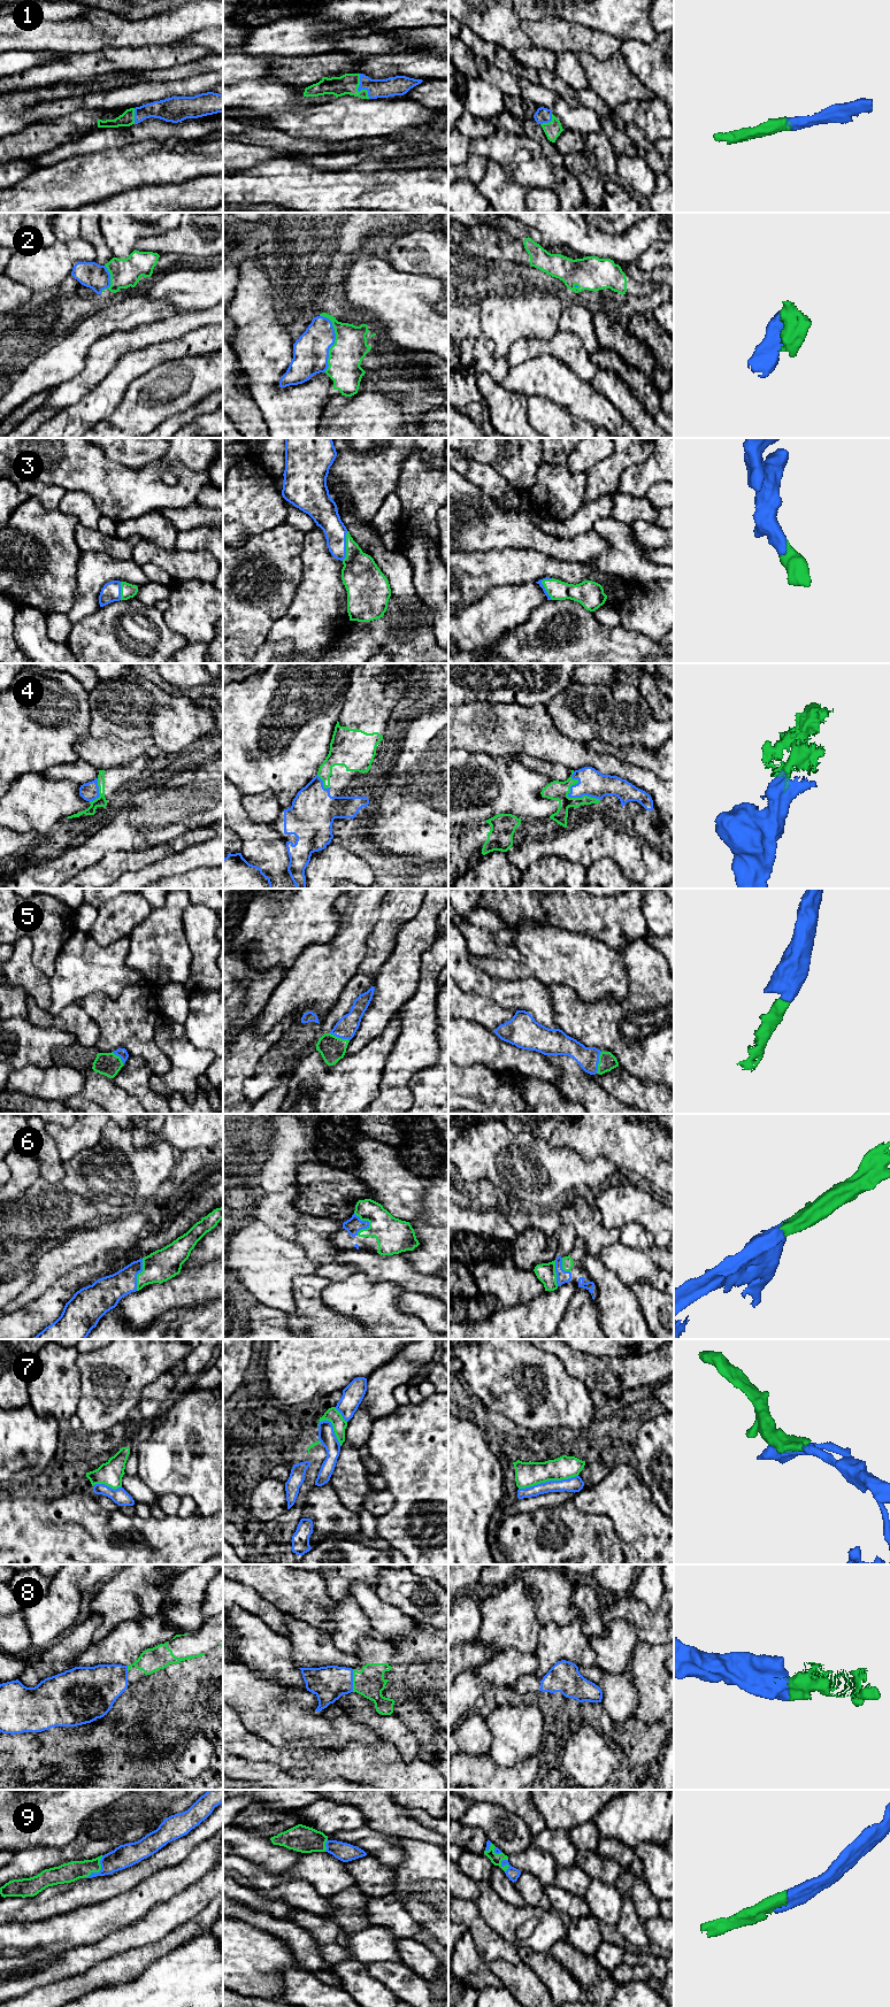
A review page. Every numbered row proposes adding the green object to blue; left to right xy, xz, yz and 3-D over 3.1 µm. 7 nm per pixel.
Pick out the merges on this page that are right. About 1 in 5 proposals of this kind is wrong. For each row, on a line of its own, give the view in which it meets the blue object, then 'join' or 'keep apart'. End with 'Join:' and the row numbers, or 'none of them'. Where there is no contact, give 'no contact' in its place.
1: xz | join
2: xz | join
3: xz | join
4: yz | join
5: yz | join
6: xz | join
7: yz | join
8: xz | join
9: xy | join
Join: 1, 2, 3, 4, 5, 6, 7, 8, 9

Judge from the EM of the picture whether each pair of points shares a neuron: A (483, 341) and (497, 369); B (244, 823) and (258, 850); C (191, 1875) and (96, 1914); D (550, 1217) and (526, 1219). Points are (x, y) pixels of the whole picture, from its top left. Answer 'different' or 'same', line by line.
A: same
B: same
C: same
D: same

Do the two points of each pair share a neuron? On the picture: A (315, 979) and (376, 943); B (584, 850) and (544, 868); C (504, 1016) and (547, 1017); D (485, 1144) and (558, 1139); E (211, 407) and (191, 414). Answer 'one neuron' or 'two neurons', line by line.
A: two neurons
B: two neurons
C: two neurons
D: two neurons
E: one neuron

